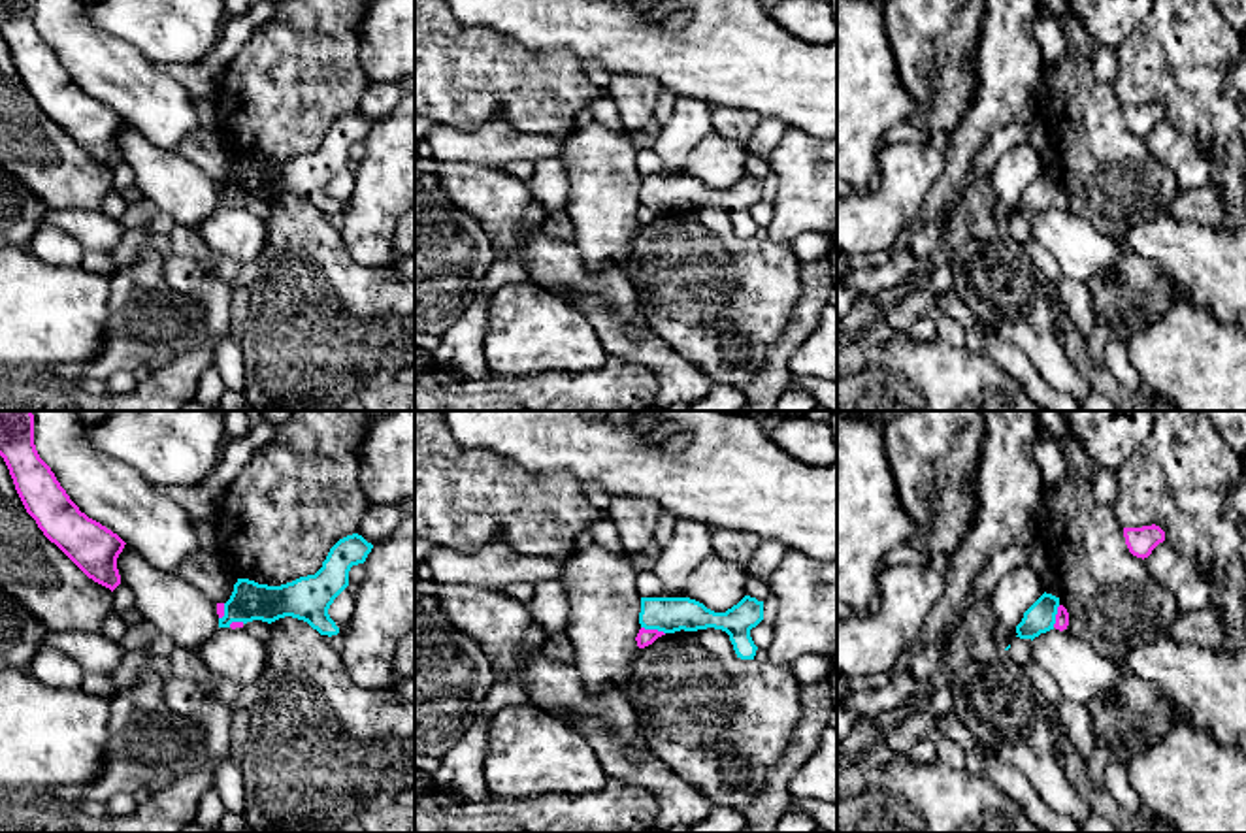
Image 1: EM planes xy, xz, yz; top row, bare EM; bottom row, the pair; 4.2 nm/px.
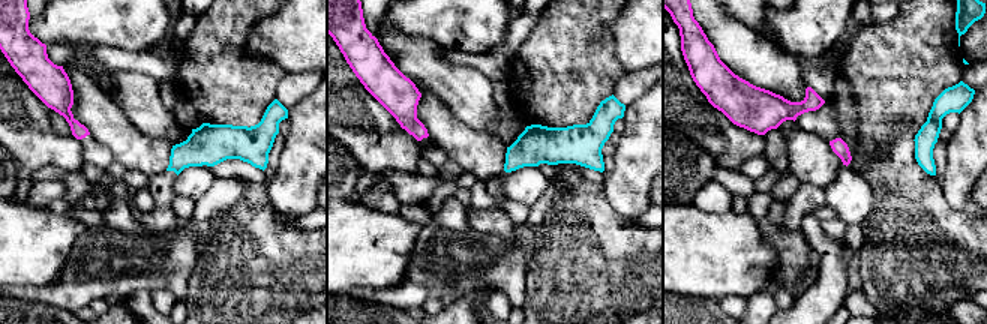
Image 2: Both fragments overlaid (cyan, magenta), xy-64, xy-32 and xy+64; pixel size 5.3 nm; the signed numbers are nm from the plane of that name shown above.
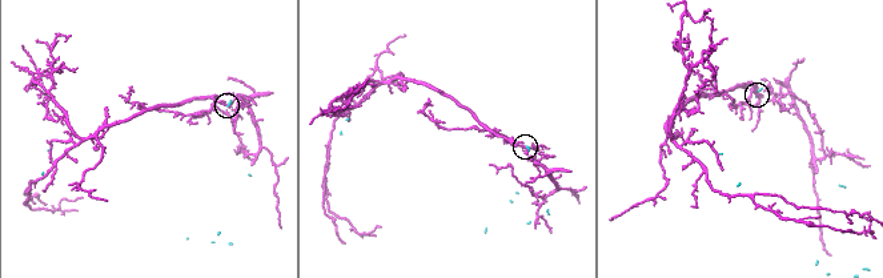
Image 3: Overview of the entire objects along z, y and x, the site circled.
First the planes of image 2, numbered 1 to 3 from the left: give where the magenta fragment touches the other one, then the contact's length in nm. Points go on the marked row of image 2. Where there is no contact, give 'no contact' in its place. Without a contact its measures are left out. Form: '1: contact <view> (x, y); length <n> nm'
1: no contact
2: no contact
3: no contact

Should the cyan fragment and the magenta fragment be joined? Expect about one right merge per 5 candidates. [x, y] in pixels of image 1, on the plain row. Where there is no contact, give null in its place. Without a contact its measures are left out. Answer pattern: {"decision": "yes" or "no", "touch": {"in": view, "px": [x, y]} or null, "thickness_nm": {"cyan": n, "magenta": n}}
{"decision": "no", "touch": {"in": "xz", "px": [653, 206]}, "thickness_nm": {"cyan": 150, "magenta": 70}}

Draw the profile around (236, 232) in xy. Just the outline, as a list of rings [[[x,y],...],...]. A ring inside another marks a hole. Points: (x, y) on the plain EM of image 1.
[[[219,205],[196,232],[211,251],[241,266],[256,260],[266,243],[264,219],[245,205]]]

